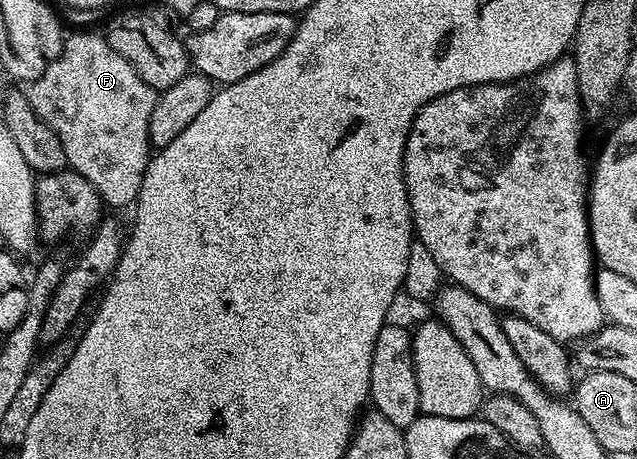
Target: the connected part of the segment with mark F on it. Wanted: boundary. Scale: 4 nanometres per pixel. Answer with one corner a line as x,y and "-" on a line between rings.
74,33
62,42
60,55
40,75
40,79
29,82
28,96
32,111
56,131
64,147
64,155
69,168
78,173
102,196
103,202
110,205
133,206
140,195
146,169
150,165
152,146
148,123
152,119
152,107
156,107
158,93
136,75
132,63
120,55
106,42
105,36
98,33

